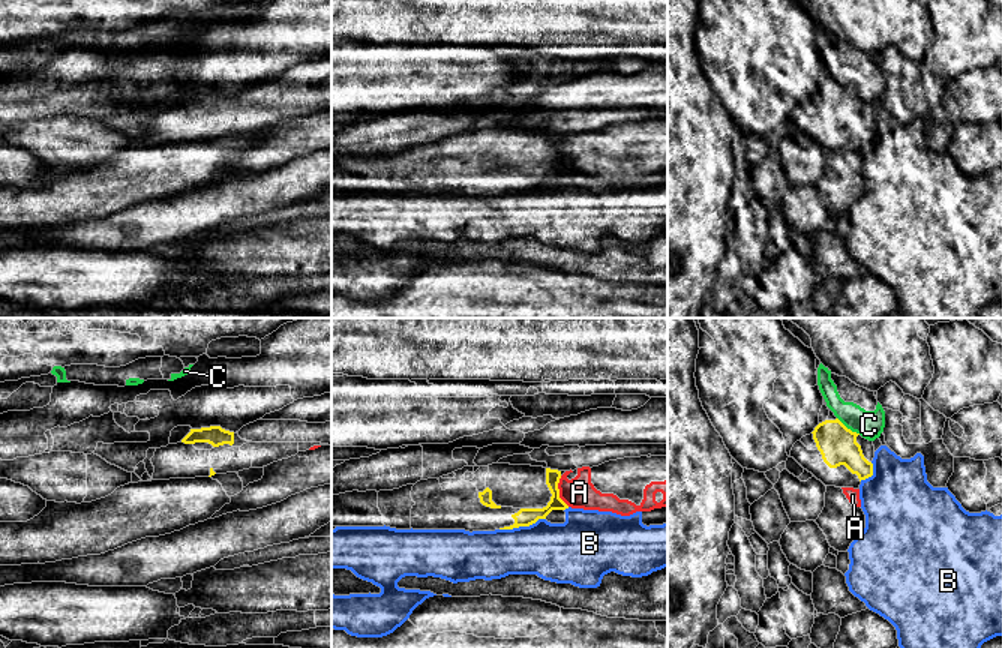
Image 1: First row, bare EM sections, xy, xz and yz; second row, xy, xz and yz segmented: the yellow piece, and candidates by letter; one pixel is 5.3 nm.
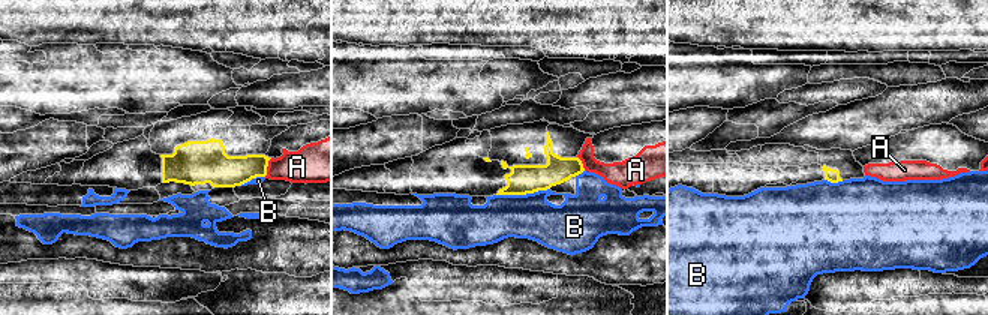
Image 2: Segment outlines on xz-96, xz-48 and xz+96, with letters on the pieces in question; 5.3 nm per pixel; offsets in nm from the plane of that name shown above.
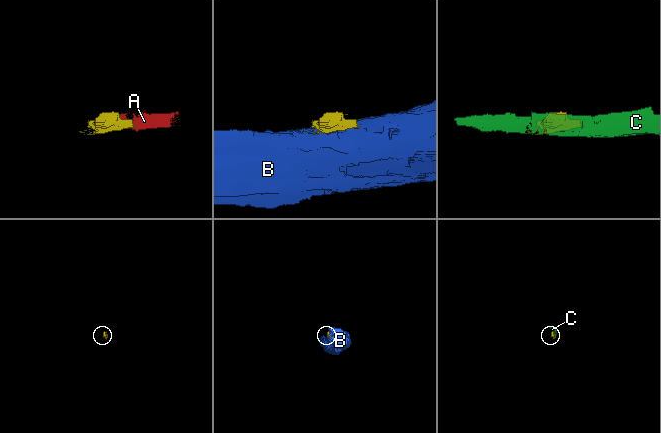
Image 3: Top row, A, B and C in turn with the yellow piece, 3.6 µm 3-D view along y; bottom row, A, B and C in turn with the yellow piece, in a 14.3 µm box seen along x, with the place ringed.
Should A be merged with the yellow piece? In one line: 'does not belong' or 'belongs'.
does not belong

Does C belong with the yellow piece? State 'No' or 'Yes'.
No

